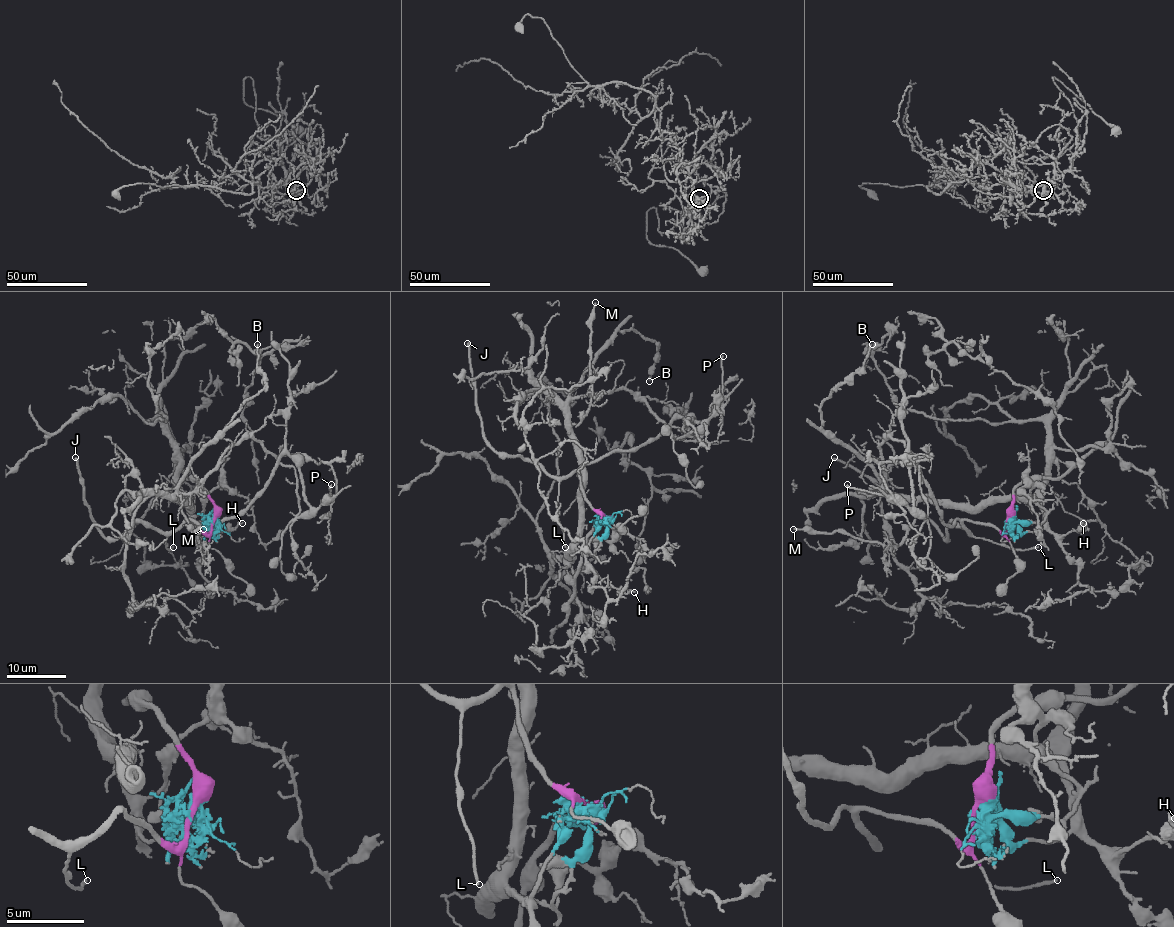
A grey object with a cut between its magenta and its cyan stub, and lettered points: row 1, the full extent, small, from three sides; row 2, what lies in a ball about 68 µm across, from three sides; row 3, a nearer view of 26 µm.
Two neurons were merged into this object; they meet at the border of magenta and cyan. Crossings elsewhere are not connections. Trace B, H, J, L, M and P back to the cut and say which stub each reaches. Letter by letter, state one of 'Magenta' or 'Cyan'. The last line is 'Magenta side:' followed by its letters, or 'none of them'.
B: Cyan
H: Cyan
J: Magenta
L: Magenta
M: Cyan
P: Magenta
Magenta side: J, L, P

